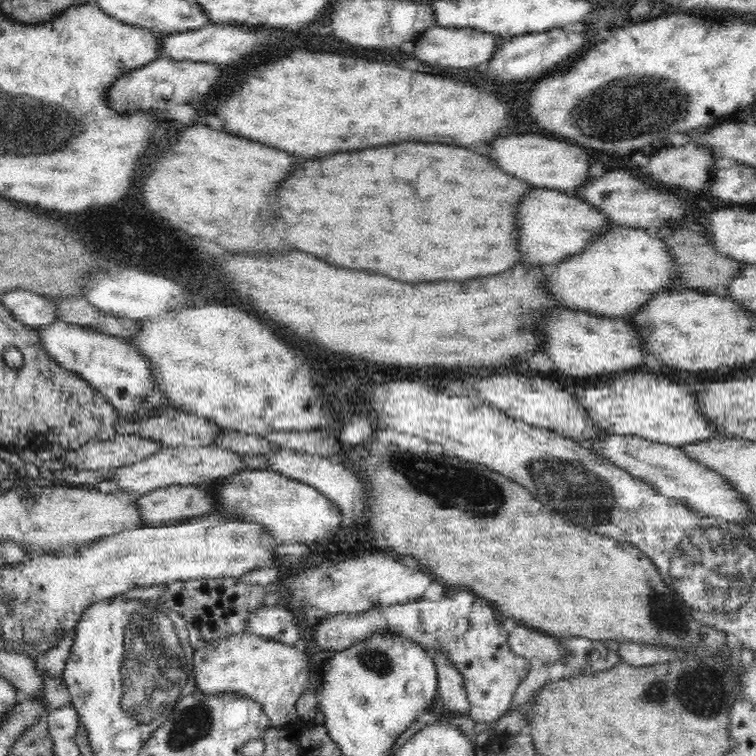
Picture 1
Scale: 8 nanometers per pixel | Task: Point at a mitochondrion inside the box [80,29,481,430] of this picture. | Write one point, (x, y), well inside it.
(140, 401)

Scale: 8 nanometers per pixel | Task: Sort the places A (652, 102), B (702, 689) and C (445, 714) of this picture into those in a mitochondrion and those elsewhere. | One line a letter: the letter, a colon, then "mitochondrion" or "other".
A: mitochondrion
B: mitochondrion
C: other

